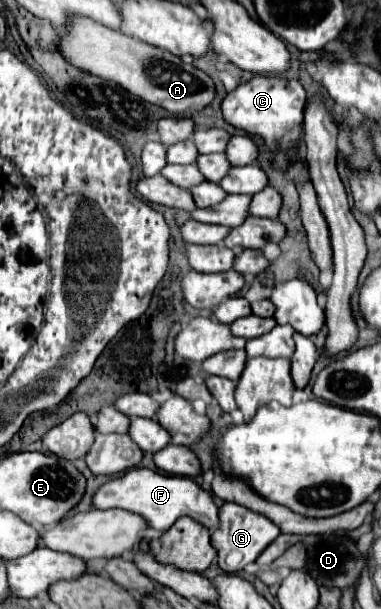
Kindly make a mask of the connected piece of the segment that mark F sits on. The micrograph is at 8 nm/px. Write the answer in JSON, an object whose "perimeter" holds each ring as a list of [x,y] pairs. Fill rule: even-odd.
{"perimeter":[[[134,467],[126,471],[122,477],[116,477],[112,481],[106,481],[100,485],[92,497],[92,507],[94,509],[124,509],[130,513],[138,513],[140,517],[146,519],[150,527],[156,531],[170,529],[178,517],[192,517],[210,531],[218,527],[218,507],[212,501],[212,495],[206,493],[202,487],[198,487],[192,479],[188,477],[172,477],[172,475],[160,475],[150,469]]]}

